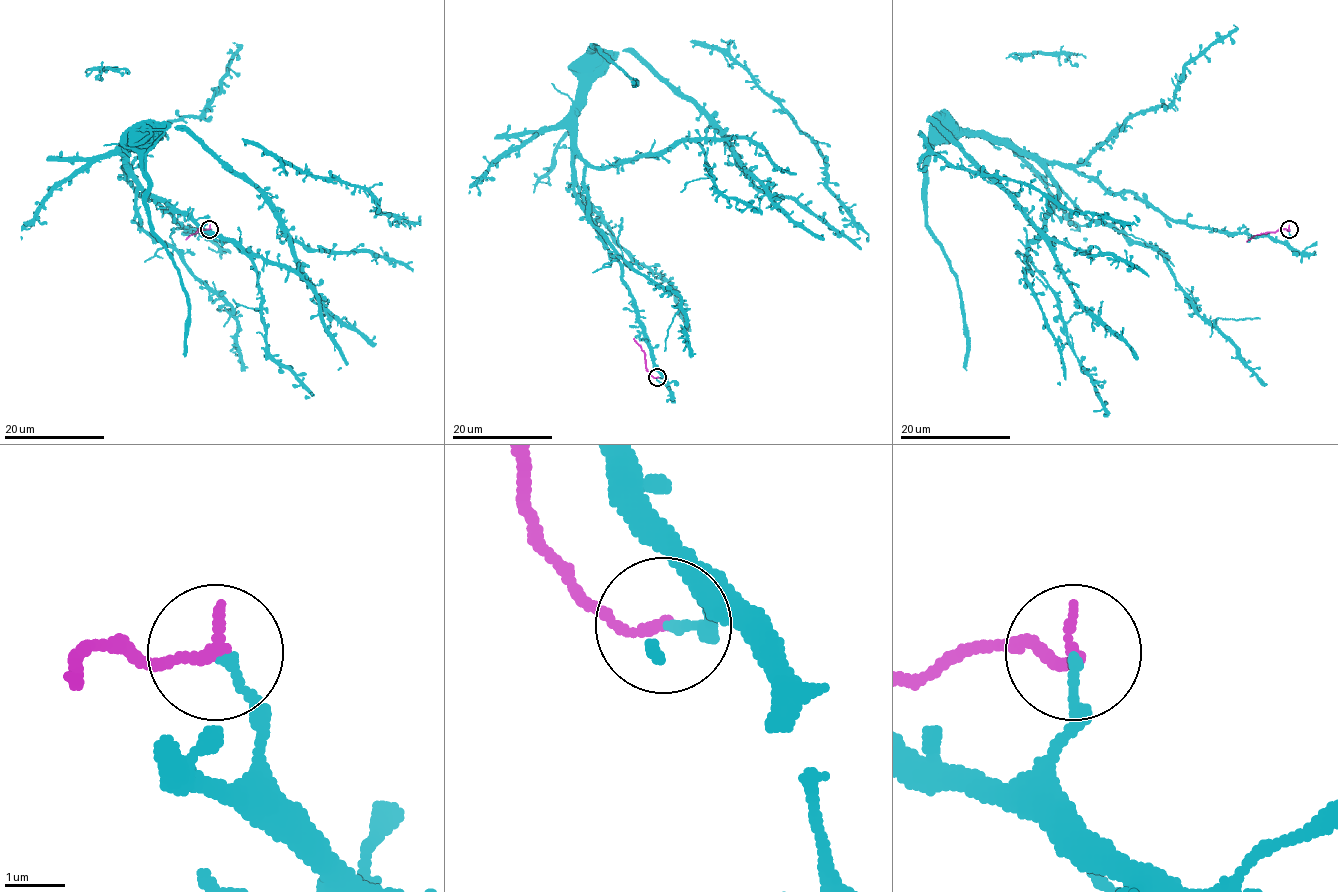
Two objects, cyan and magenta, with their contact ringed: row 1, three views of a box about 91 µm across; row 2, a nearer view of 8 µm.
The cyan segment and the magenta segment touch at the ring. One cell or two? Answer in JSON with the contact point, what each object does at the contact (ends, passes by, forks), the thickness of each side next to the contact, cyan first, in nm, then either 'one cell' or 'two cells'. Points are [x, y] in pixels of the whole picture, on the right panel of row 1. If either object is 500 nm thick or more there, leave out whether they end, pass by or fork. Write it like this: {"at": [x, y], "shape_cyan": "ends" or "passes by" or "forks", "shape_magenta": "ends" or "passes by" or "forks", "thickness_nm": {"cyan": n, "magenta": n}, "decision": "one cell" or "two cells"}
{"at": [1289, 229], "shape_cyan": "ends", "shape_magenta": "ends", "thickness_nm": {"cyan": 160, "magenta": 200}, "decision": "two cells"}

